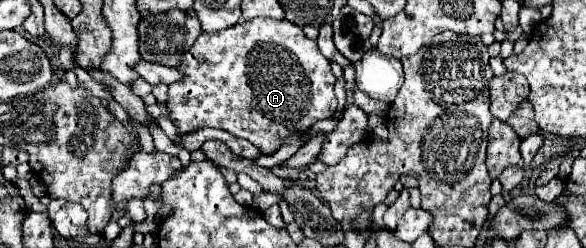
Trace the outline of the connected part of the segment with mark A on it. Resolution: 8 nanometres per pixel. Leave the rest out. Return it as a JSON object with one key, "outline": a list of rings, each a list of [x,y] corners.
{"outline":[[[254,18],[216,34],[200,34],[184,54],[178,70],[182,72],[182,80],[168,86],[166,108],[180,136],[210,126],[252,142],[260,154],[274,154],[288,136],[304,134],[314,122],[330,118],[336,110],[336,78],[330,62],[320,54],[316,40],[310,40],[302,28],[288,20]]]}

